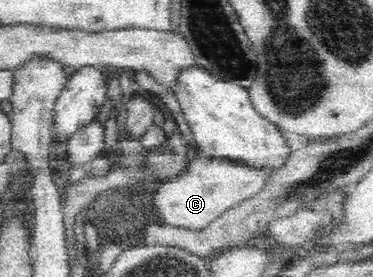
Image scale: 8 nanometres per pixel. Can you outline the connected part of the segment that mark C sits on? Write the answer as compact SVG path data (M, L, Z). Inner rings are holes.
M199 155L190 160L187 171L178 178L161 183L151 205L162 225L202 230L232 206L260 192L271 174L266 169L246 167L225 158Z

